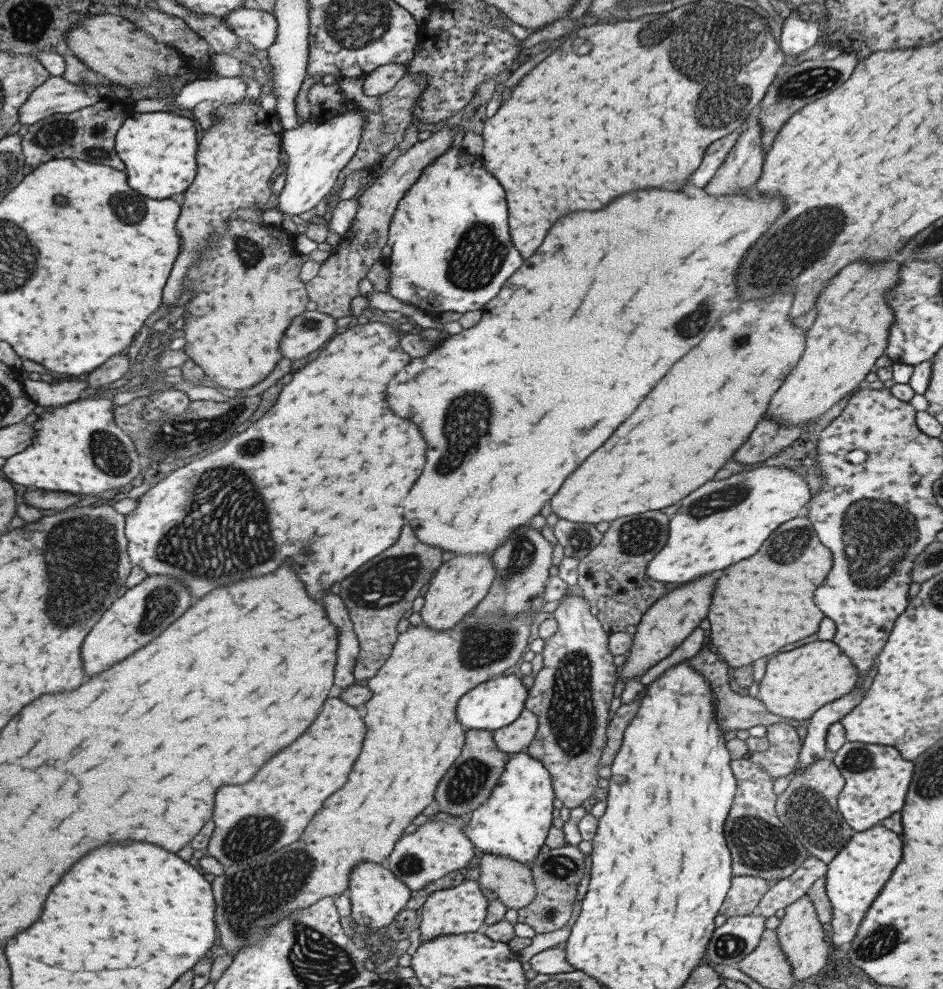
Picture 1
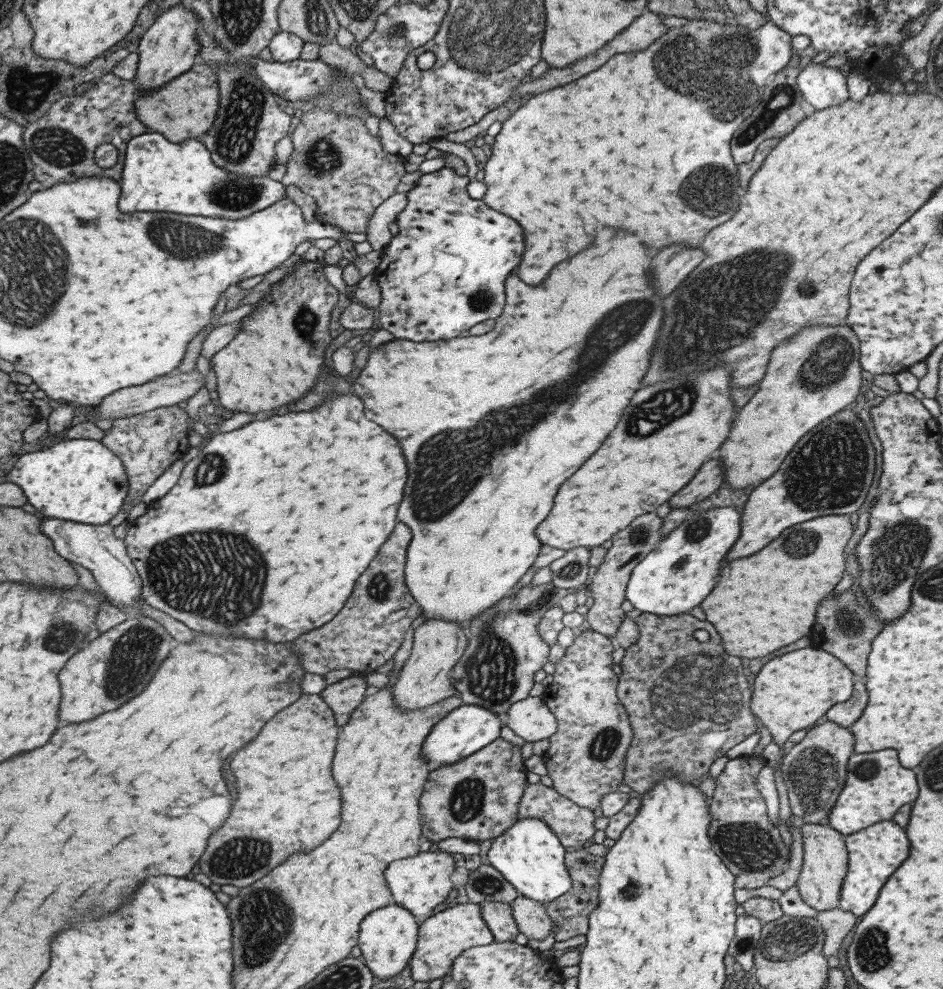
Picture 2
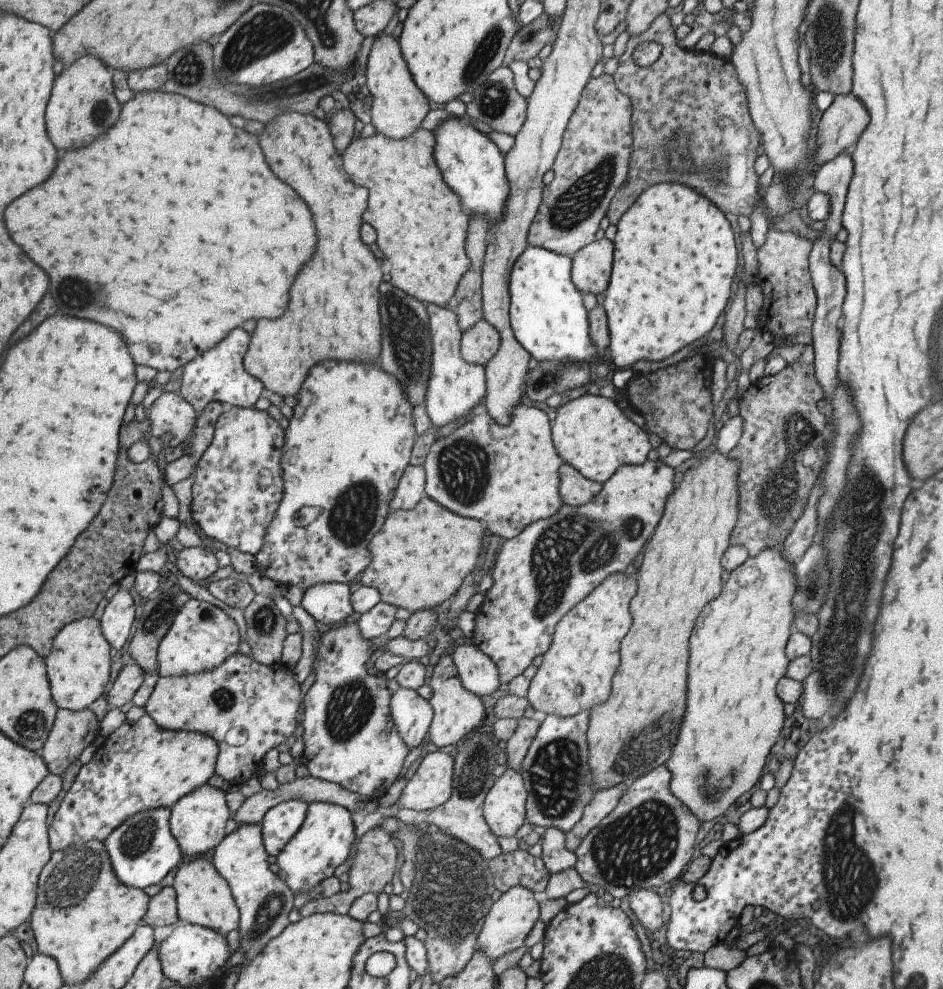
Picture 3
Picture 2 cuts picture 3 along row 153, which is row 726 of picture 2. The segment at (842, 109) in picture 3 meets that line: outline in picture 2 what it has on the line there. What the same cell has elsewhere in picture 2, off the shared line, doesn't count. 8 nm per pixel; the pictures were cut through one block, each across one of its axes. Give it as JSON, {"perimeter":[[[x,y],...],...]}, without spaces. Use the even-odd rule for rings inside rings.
{"perimeter":[[[824,722],[812,727],[784,756],[781,771],[796,822],[829,824],[829,813],[847,780],[846,767],[854,754],[854,742],[850,728]]]}

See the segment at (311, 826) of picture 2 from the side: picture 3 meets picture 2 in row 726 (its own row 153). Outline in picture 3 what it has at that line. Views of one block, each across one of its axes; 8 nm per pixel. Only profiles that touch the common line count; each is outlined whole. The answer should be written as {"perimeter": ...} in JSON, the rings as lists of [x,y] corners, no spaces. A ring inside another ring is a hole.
{"perimeter":[[[288,111],[271,118],[264,126],[264,132],[258,136],[260,148],[266,156],[272,172],[292,186],[300,198],[304,198],[306,206],[312,210],[312,220],[316,222],[316,254],[312,254],[312,262],[300,270],[296,282],[290,290],[290,304],[282,318],[276,320],[258,320],[248,350],[244,355],[244,368],[262,381],[266,390],[276,392],[280,396],[296,396],[301,383],[306,378],[310,366],[322,360],[372,360],[381,350],[383,333],[380,316],[379,286],[387,278],[380,270],[380,262],[368,245],[360,240],[360,224],[362,214],[366,210],[369,190],[342,178],[338,168],[340,154],[333,143],[331,130],[324,120],[318,119],[312,113]]]}

